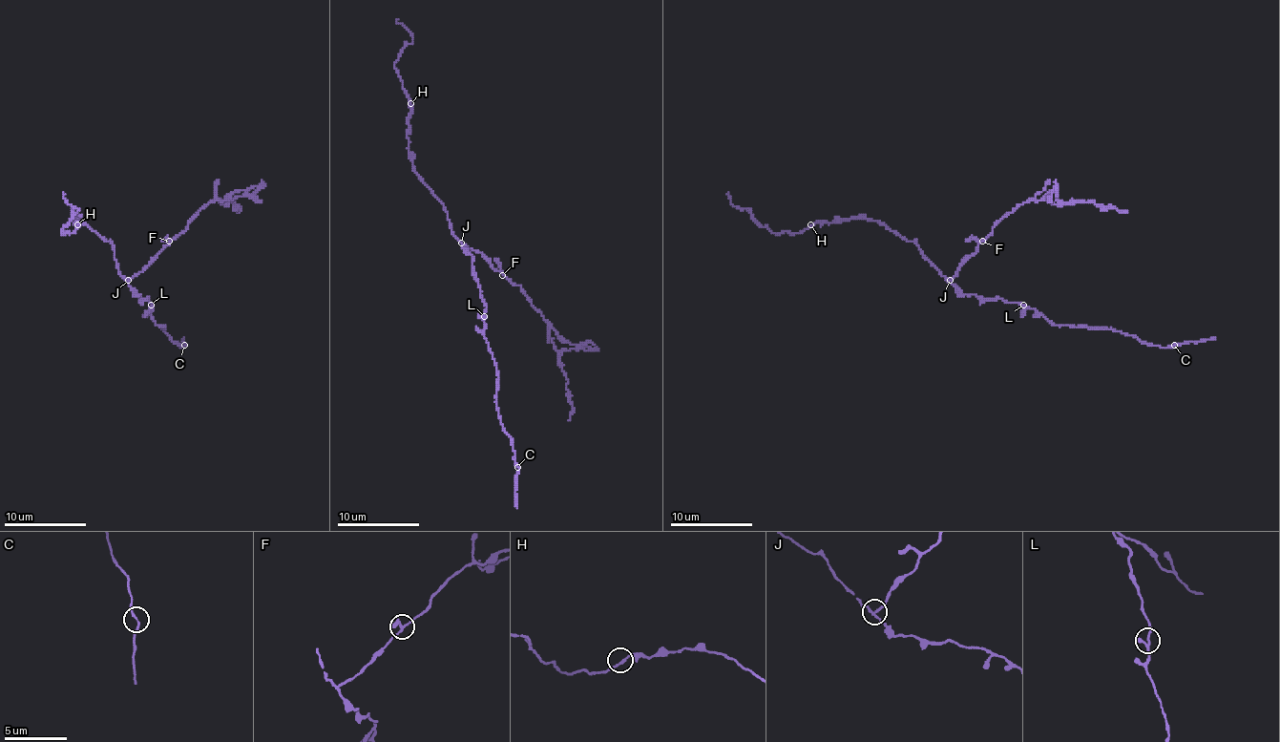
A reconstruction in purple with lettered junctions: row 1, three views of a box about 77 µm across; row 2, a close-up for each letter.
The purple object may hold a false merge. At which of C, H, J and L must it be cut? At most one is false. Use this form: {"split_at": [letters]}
{"split_at": ["J"]}

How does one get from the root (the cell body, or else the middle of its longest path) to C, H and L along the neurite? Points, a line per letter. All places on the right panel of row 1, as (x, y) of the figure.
C: (952, 284), (963, 294), (1025, 305), (1056, 325), (1115, 329), (1149, 346), (1174, 346)
H: (952, 284), (912, 241), (906, 241), (877, 221), (845, 219), (810, 224)
L: (952, 284), (963, 294), (1002, 298), (1023, 305)

